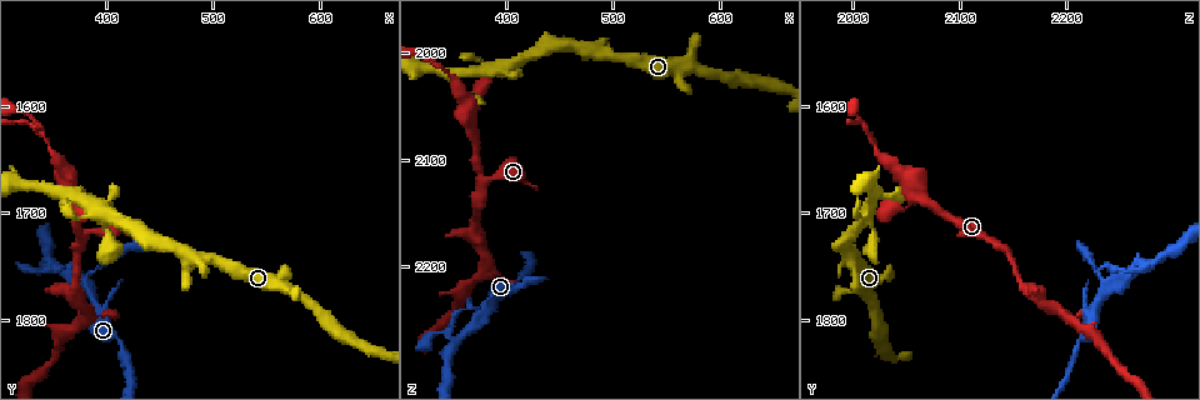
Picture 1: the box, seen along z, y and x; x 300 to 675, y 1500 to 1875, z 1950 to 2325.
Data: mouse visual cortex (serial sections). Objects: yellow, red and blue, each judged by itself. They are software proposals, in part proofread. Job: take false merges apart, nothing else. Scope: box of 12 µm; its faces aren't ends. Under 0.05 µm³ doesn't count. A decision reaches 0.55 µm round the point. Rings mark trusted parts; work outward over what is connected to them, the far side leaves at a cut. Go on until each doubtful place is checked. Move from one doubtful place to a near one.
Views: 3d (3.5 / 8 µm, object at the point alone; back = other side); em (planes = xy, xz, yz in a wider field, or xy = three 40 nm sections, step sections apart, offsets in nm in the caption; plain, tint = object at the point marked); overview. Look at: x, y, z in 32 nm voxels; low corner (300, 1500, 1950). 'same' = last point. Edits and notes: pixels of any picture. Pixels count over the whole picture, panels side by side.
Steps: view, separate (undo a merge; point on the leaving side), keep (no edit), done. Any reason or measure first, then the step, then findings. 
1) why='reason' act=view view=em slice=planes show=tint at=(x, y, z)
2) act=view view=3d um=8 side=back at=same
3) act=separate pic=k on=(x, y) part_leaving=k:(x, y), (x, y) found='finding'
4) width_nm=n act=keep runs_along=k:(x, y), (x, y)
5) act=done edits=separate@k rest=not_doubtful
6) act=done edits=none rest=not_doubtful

why='side arm on a straight run' act=view view=em slice=planes show=tint at=(376, 1720, 2116)

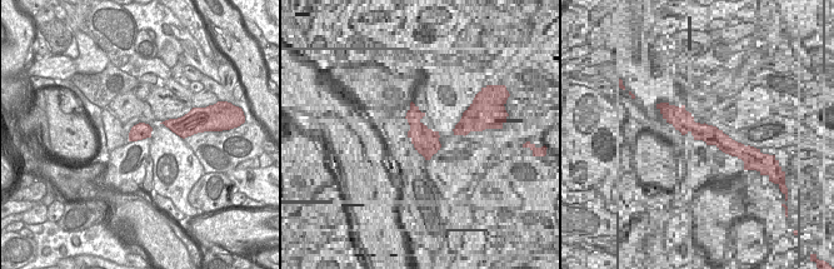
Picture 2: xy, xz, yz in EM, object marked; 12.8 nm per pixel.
why='wider look' act=view view=3d um=3.5 at=same

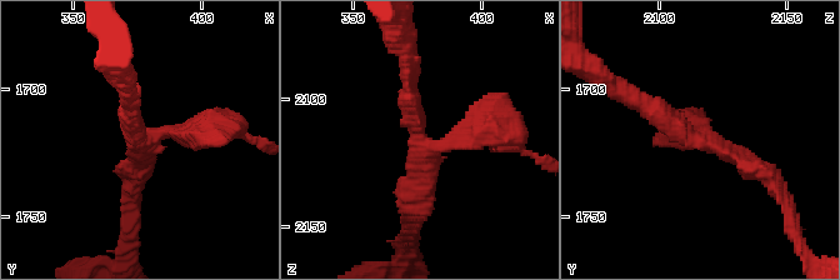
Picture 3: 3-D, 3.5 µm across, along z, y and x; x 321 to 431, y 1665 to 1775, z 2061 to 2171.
width_nm=220 act=keep runs_along=3:(484, 125), (430, 151), (408, 68) found='one cell here'

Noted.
why='abrupt turn' act=view view=3d um=3.5 at=(356, 1748, 2270)

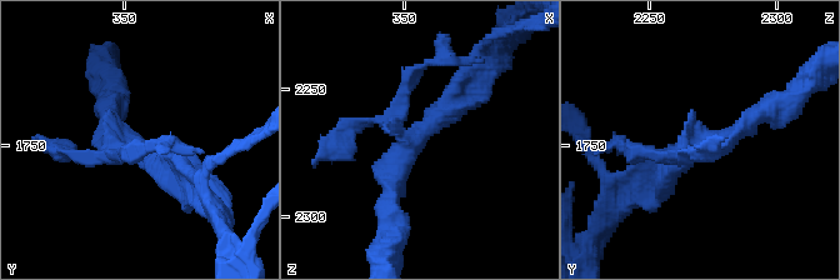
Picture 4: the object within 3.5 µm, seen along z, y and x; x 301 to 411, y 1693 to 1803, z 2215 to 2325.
act=keep runs_along=4:(470, 93), (405, 148), (389, 209) found='continuous, no second cell'

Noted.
why='calibre changes' act=view view=3d um=3.5 at=(336, 1620, 2012)

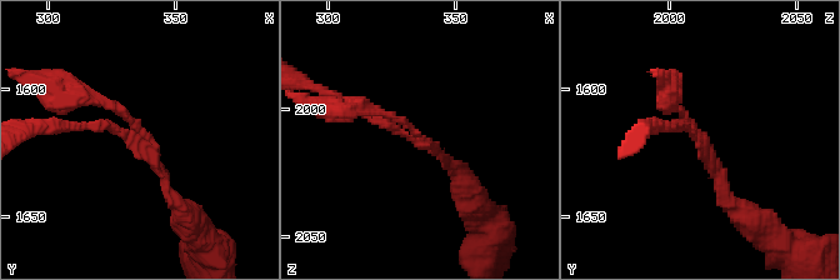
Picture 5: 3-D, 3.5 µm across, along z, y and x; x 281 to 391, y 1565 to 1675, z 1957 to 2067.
arms=3 arm_widths_nm=100,150,150 act=view view=em slice=xy step=1 show=tint at=(335, 1619, 2014)

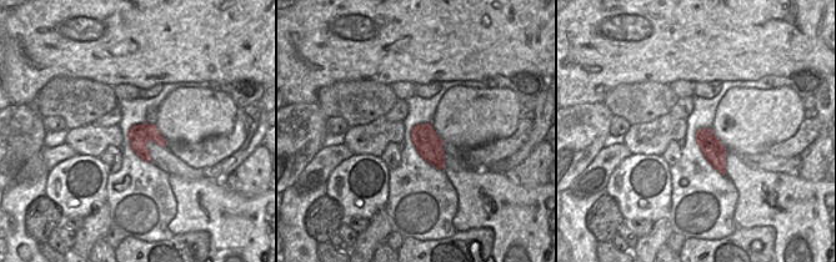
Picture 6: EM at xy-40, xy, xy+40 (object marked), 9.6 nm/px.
act=keep runs_along=5:(176, 203), (134, 123), (80, 99) found='continuous, no second cell'

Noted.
act=done edits=none rest=not_doubtful

